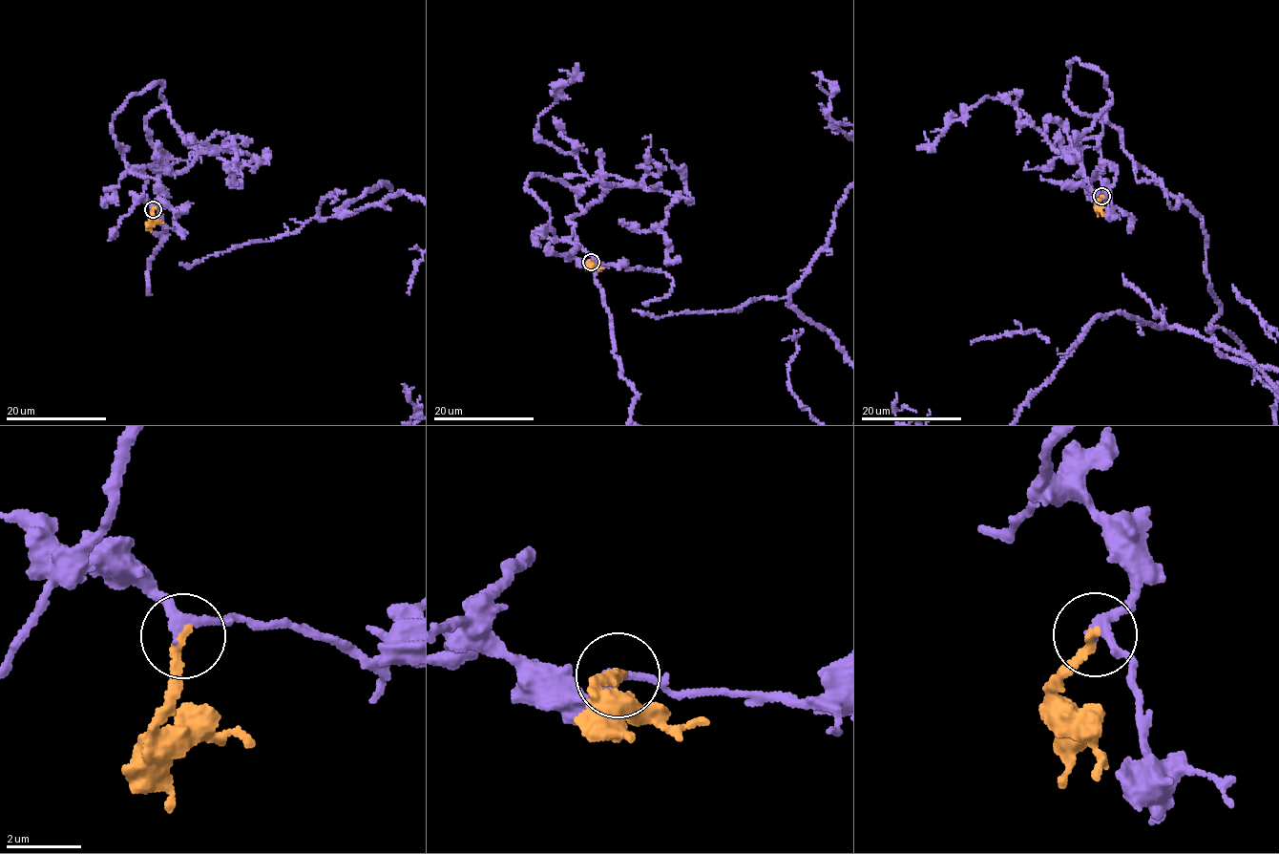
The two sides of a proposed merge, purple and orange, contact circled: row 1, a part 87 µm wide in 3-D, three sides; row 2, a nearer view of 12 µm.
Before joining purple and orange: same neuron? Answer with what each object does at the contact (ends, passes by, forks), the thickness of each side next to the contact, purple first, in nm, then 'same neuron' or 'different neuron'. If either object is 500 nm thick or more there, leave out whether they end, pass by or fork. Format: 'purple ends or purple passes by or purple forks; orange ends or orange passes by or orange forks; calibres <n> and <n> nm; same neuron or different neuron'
purple passes by; orange ends; calibres 220 and 260 nm; same neuron

